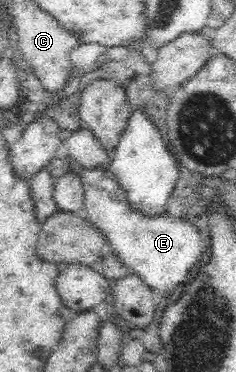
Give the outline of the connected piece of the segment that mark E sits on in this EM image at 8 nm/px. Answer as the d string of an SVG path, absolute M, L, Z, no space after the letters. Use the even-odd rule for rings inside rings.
M74 164L81 172L84 185L82 213L99 226L108 240L109 250L119 255L133 272L139 273L145 282L163 293L173 293L178 285L192 274L189 267L203 251L203 237L197 225L181 215L173 217L167 210L145 212L135 208L127 196L127 191L117 180L110 168L85 168Z

